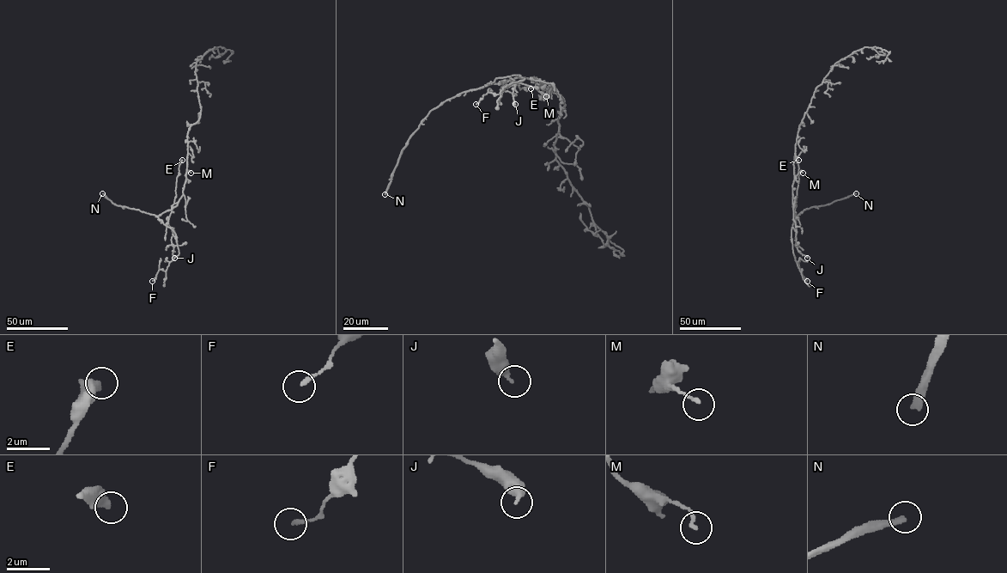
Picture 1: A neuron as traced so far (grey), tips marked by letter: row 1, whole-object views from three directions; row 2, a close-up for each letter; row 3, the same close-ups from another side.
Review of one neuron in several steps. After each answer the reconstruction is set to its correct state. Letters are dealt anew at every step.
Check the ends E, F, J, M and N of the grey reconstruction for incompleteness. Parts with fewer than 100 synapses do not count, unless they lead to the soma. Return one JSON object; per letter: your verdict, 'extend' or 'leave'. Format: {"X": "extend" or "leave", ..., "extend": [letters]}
{"E": "leave", "F": "leave", "J": "leave", "M": "leave", "N": "extend", "extend": ["N"]}

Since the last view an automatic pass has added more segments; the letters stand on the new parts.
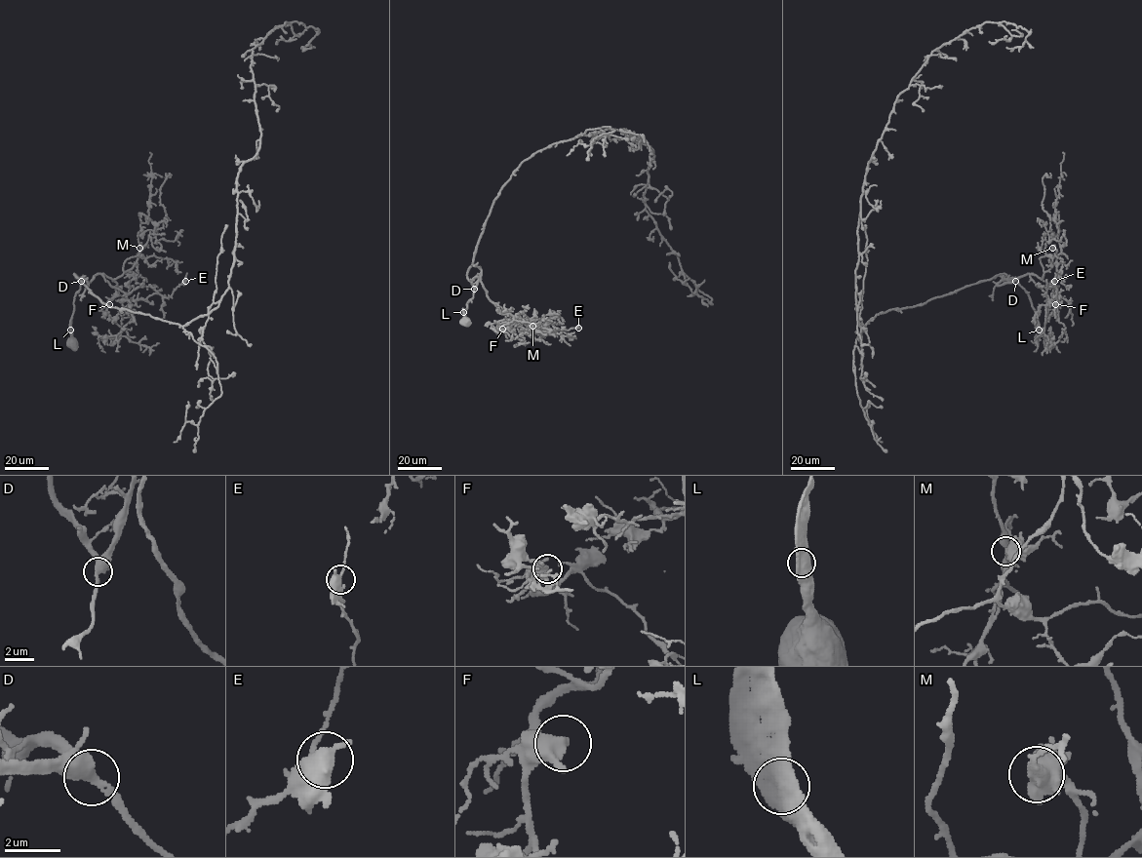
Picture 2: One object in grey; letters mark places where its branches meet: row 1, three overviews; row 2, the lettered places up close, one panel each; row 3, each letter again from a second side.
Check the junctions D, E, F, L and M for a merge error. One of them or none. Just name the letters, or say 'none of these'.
none of these

